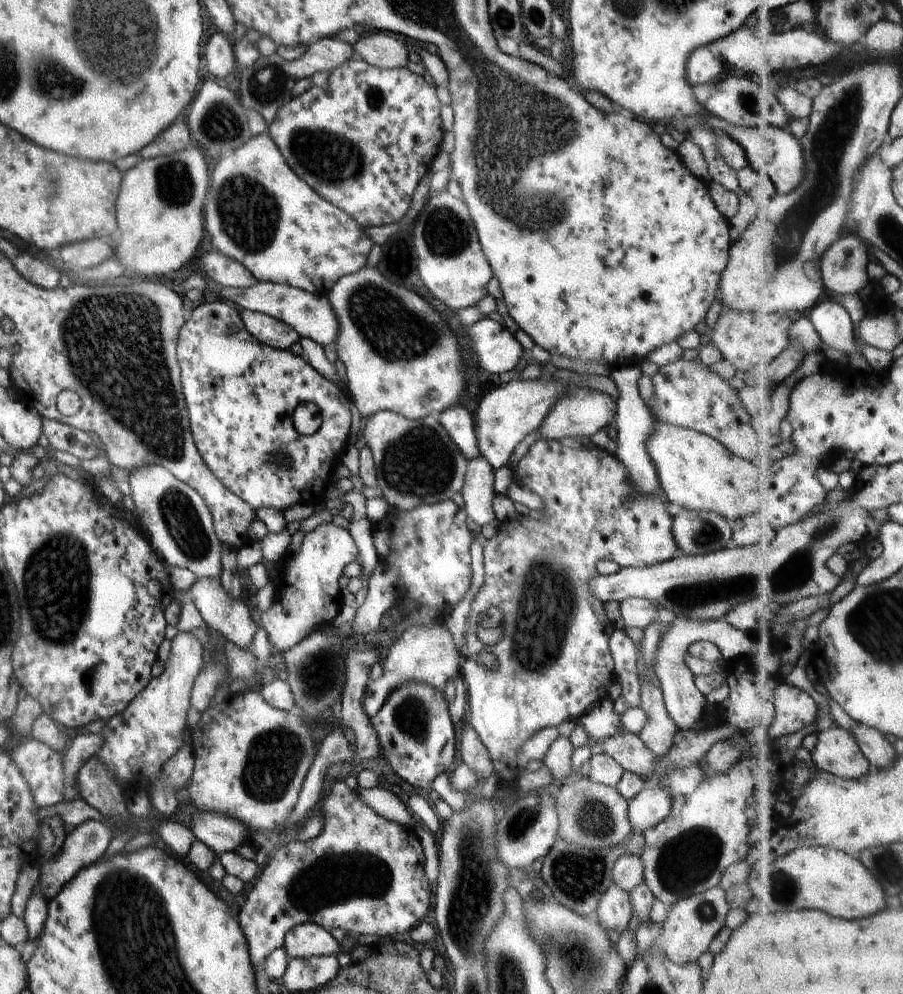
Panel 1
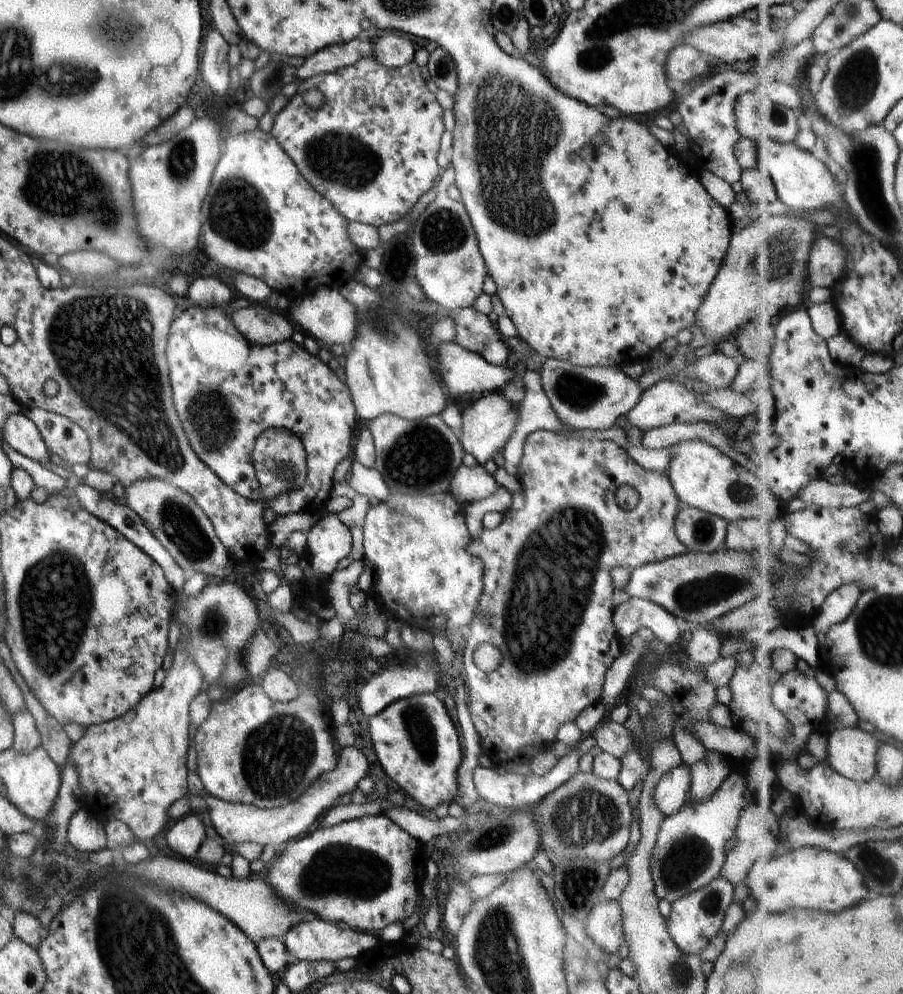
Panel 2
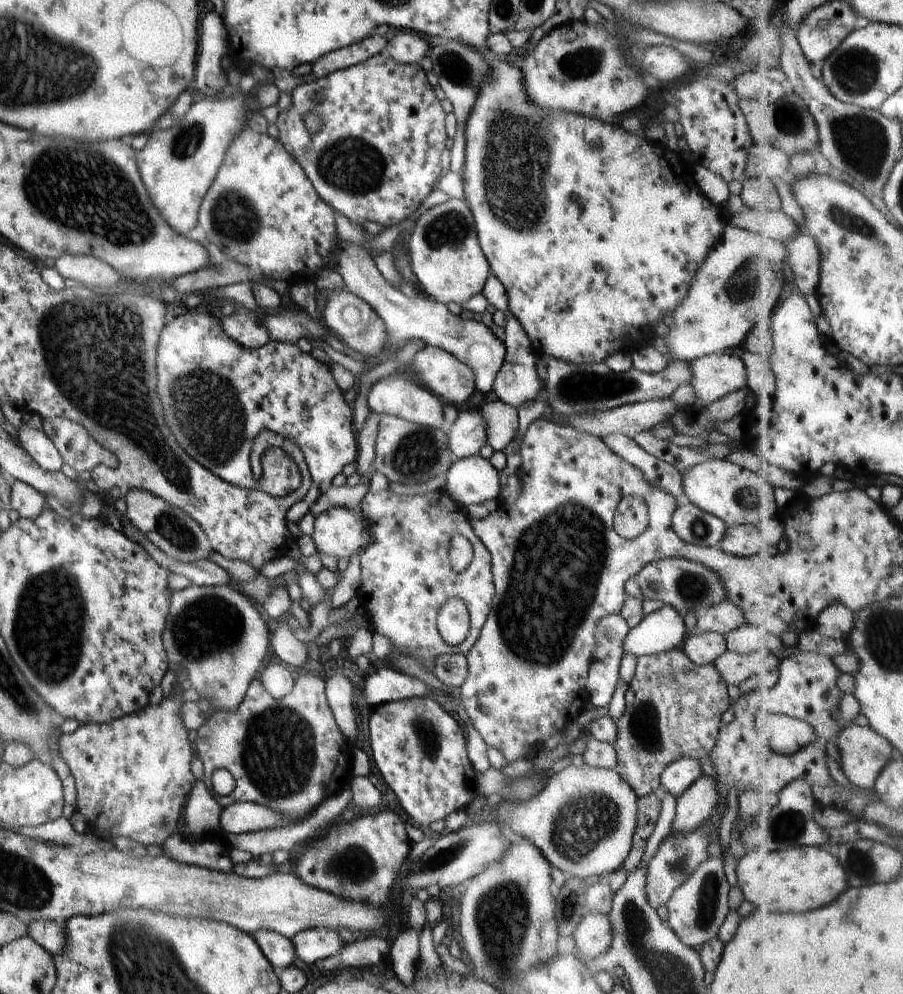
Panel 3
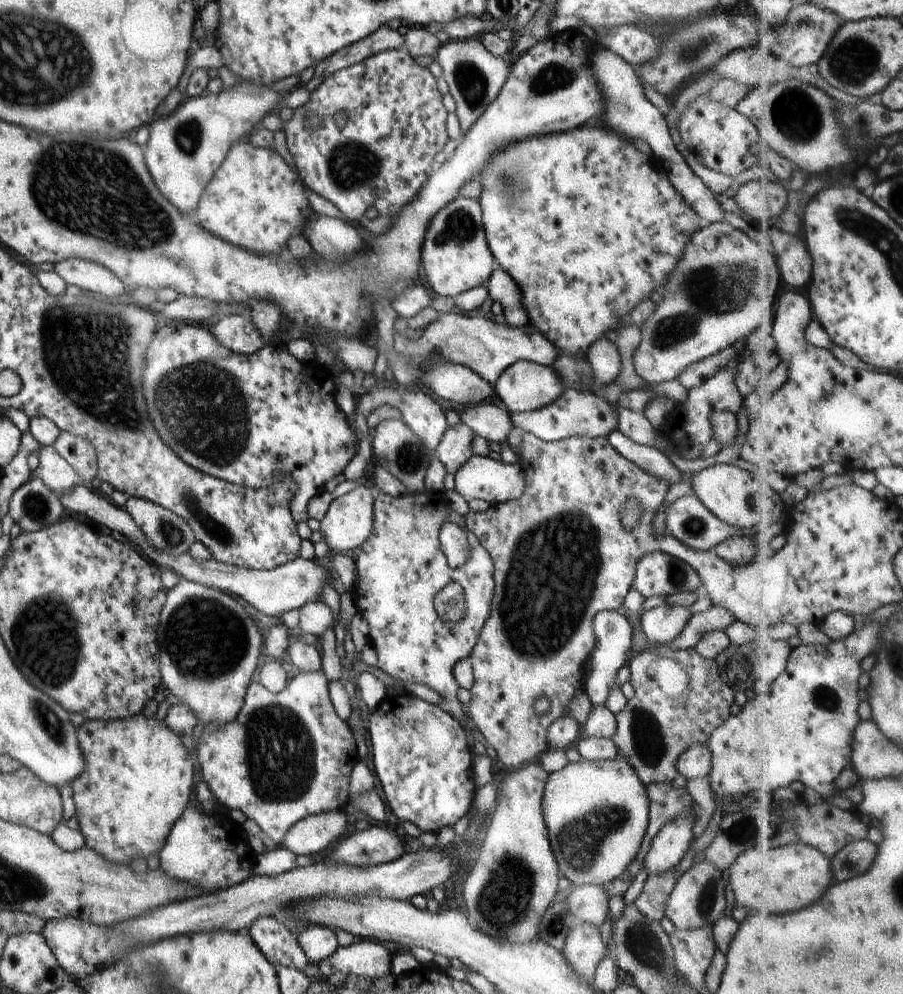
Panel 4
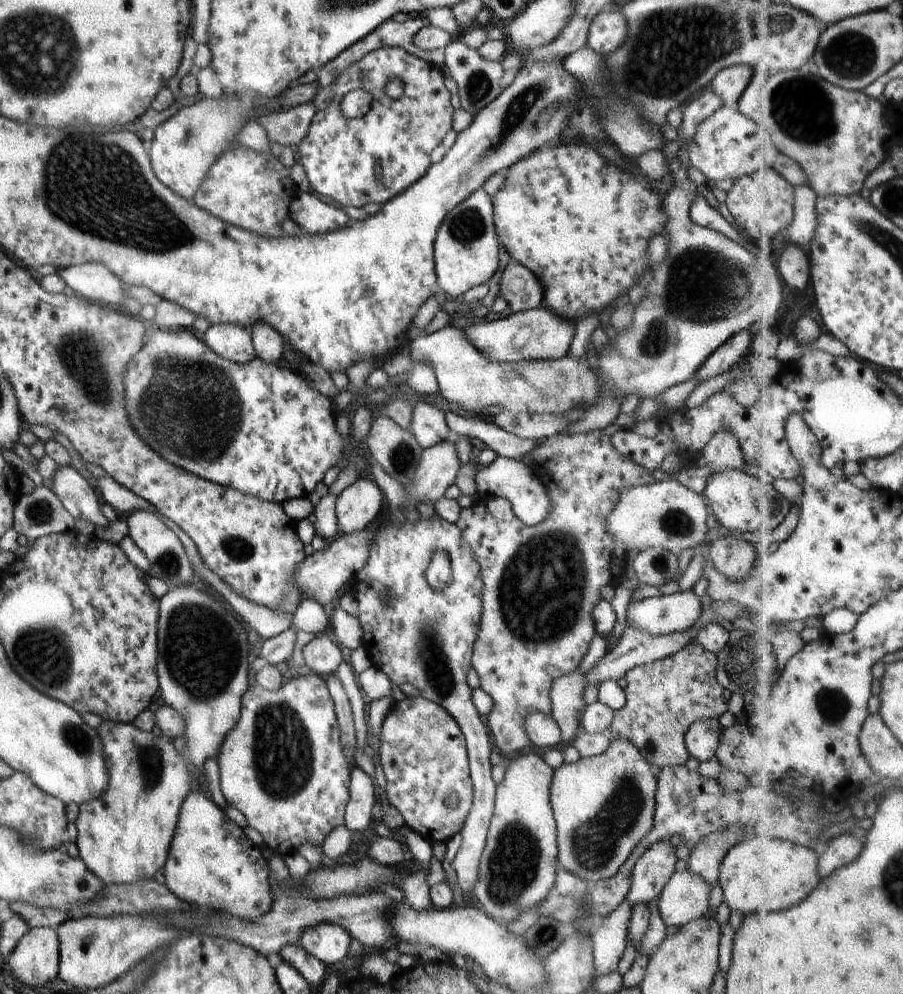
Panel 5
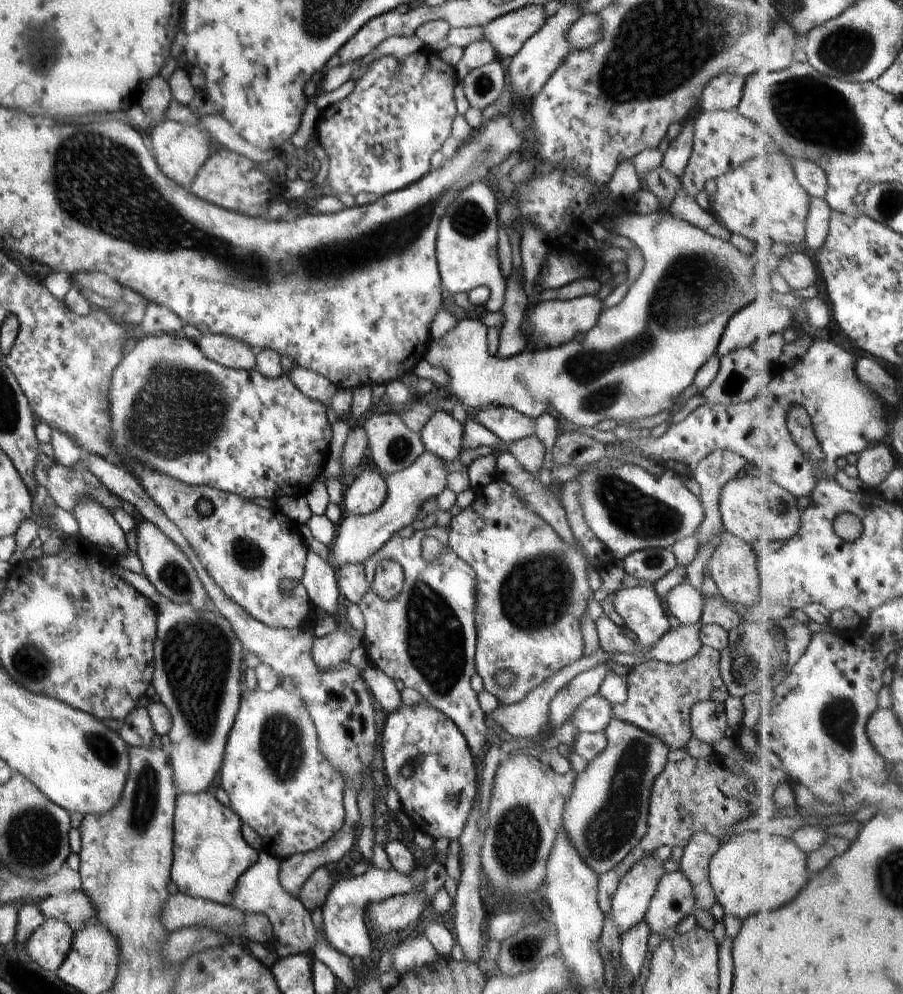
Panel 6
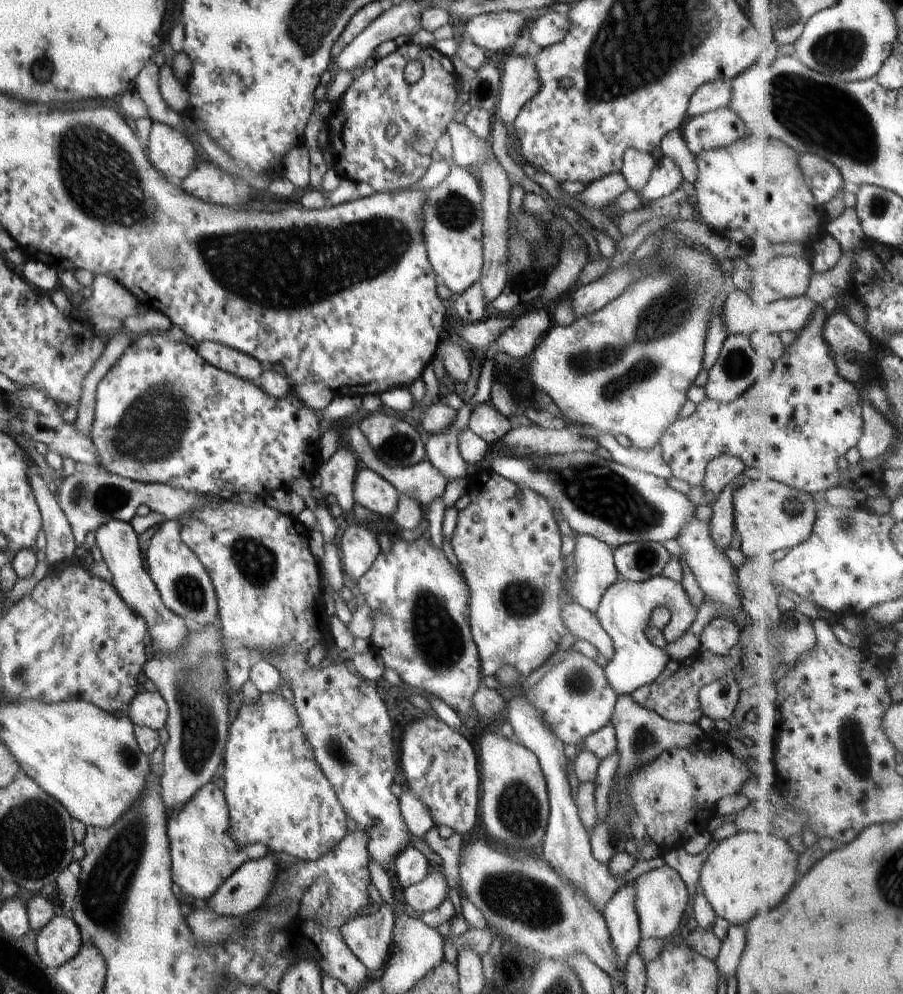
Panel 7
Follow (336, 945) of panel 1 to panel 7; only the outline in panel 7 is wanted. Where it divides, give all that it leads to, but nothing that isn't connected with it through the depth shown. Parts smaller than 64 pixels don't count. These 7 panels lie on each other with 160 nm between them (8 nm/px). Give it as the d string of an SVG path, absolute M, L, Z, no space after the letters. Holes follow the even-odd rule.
M268 851L255 861L245 862L239 869L236 869L232 876L229 876L220 888L206 900L210 909L220 916L244 917L257 909L260 909L269 889L273 886L276 871L276 859L279 856L272 851ZM382 901L375 914L349 918L340 930L354 956L368 970L376 972L389 959L394 923L393 910Z

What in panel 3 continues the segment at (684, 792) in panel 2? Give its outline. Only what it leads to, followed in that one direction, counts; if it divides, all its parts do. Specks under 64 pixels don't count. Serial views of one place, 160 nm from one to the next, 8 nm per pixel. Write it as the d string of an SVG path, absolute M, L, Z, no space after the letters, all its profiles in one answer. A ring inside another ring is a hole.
M678 759L662 771L660 782L672 796L678 798L702 773L699 761Z

